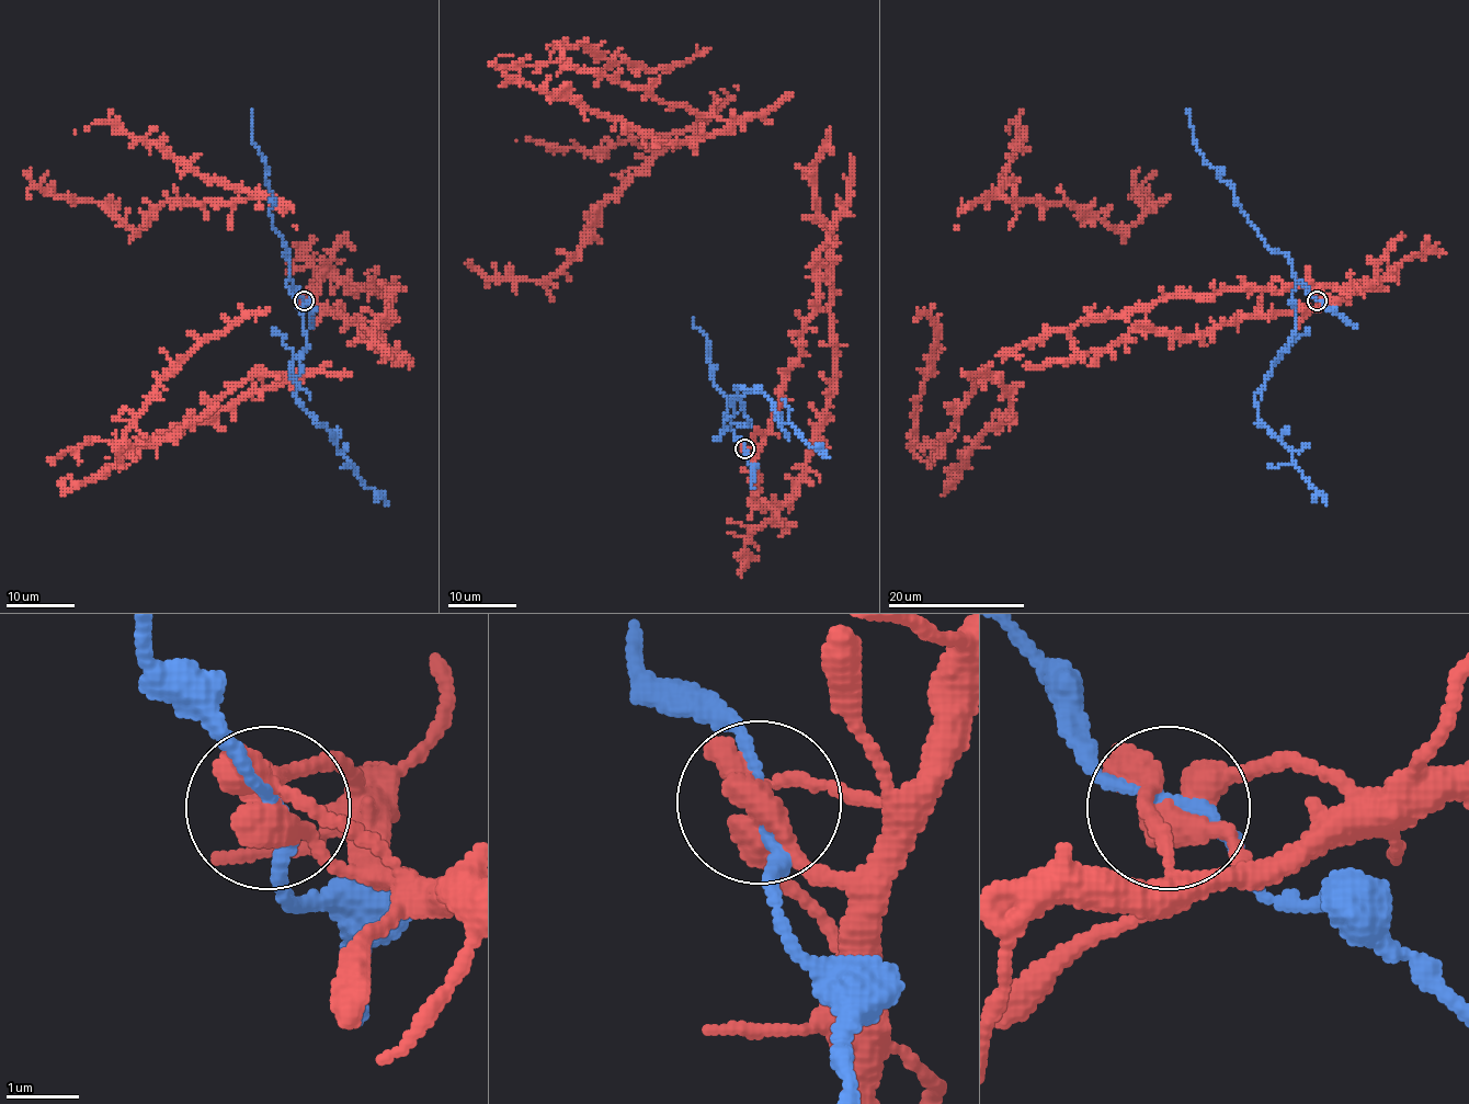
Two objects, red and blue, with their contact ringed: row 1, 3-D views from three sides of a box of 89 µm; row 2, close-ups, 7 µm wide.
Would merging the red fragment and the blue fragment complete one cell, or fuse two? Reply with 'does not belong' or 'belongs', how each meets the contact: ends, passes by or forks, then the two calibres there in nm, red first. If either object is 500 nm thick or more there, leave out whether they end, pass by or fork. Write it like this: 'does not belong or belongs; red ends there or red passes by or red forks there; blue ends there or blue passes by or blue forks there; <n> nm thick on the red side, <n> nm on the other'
does not belong; red forks there; blue passes by; 400 nm thick on the red side, 160 nm on the other

